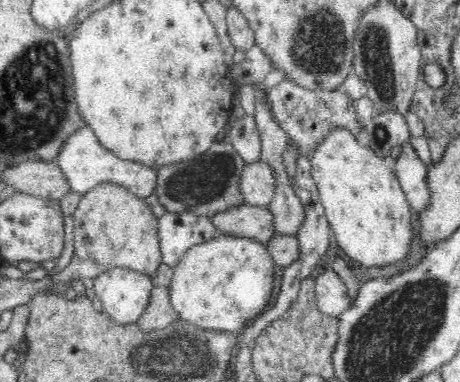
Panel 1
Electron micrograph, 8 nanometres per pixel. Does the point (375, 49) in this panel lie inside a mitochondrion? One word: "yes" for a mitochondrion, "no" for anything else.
yes

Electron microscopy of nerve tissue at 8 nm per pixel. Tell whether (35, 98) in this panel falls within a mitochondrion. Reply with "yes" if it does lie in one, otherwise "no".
yes

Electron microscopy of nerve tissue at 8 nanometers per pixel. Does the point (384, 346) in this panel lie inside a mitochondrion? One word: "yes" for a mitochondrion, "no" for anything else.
yes

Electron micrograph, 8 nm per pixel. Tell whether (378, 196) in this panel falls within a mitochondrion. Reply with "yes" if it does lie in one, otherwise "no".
no

